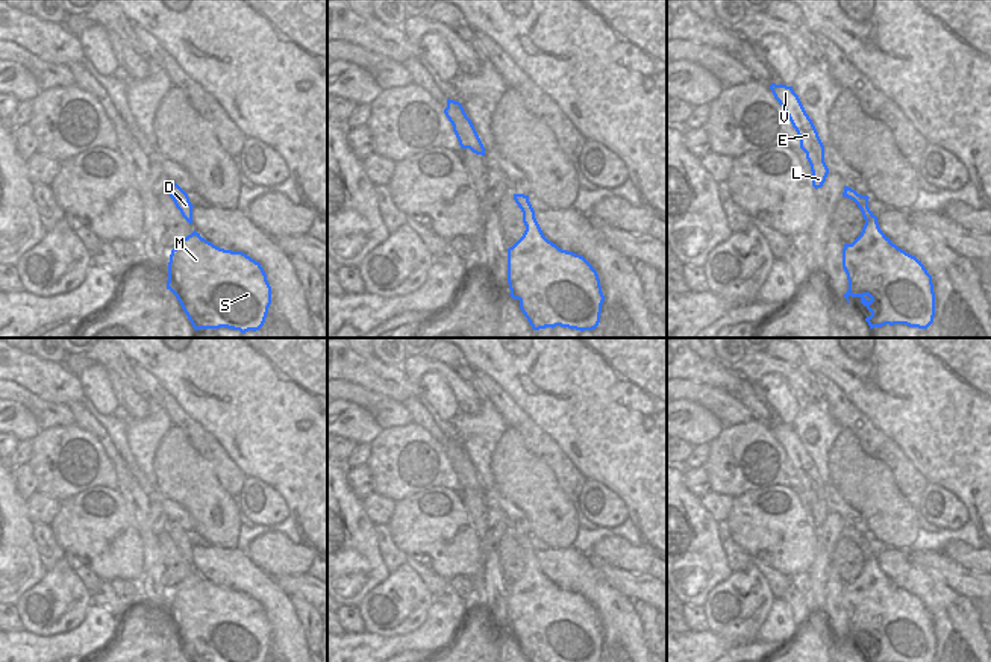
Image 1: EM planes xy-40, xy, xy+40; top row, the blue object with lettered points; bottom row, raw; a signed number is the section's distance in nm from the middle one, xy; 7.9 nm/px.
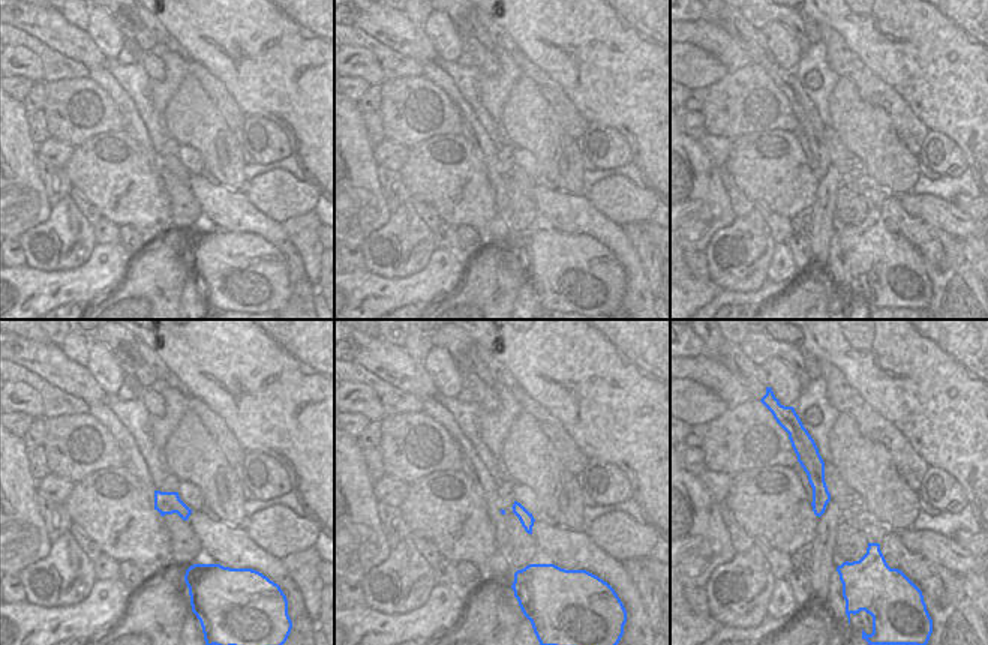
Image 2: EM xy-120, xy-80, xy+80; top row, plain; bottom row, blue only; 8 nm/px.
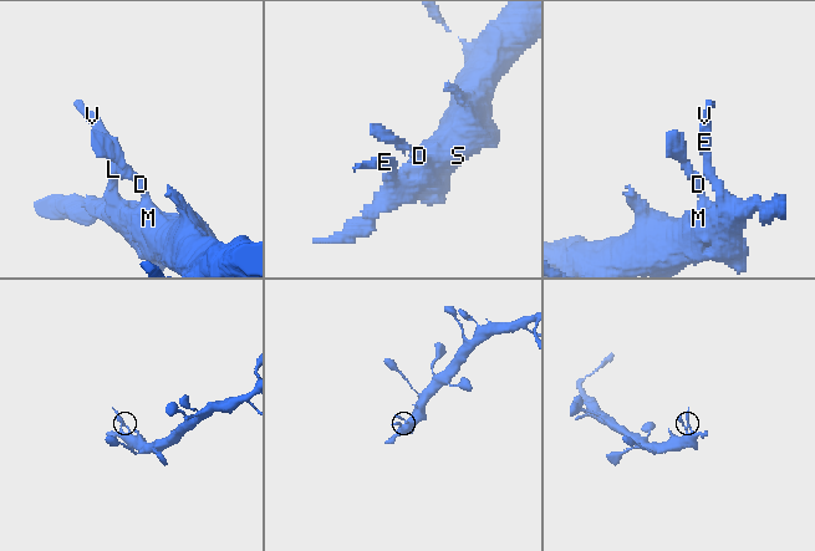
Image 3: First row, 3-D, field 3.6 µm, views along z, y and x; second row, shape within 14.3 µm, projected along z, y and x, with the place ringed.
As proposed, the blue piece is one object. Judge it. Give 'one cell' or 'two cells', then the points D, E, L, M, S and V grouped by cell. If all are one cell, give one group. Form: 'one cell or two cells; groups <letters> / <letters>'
one cell; groups D E L M S V

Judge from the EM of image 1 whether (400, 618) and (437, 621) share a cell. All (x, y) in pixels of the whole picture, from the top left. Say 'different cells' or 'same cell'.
different cells

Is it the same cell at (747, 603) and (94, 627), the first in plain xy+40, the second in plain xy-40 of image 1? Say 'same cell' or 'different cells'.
different cells

